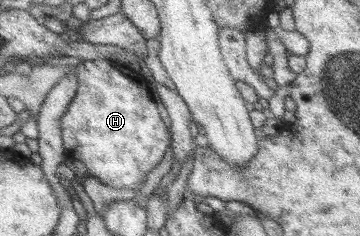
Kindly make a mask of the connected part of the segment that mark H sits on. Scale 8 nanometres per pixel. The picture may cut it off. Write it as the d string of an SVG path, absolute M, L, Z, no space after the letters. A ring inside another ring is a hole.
M112 59L81 61L75 66L74 72L77 79L75 94L59 119L61 142L66 158L80 161L86 167L87 177L95 178L102 185L121 190L136 187L138 191L148 172L158 165L169 145L168 130L158 116L156 103L152 100L146 82Z

